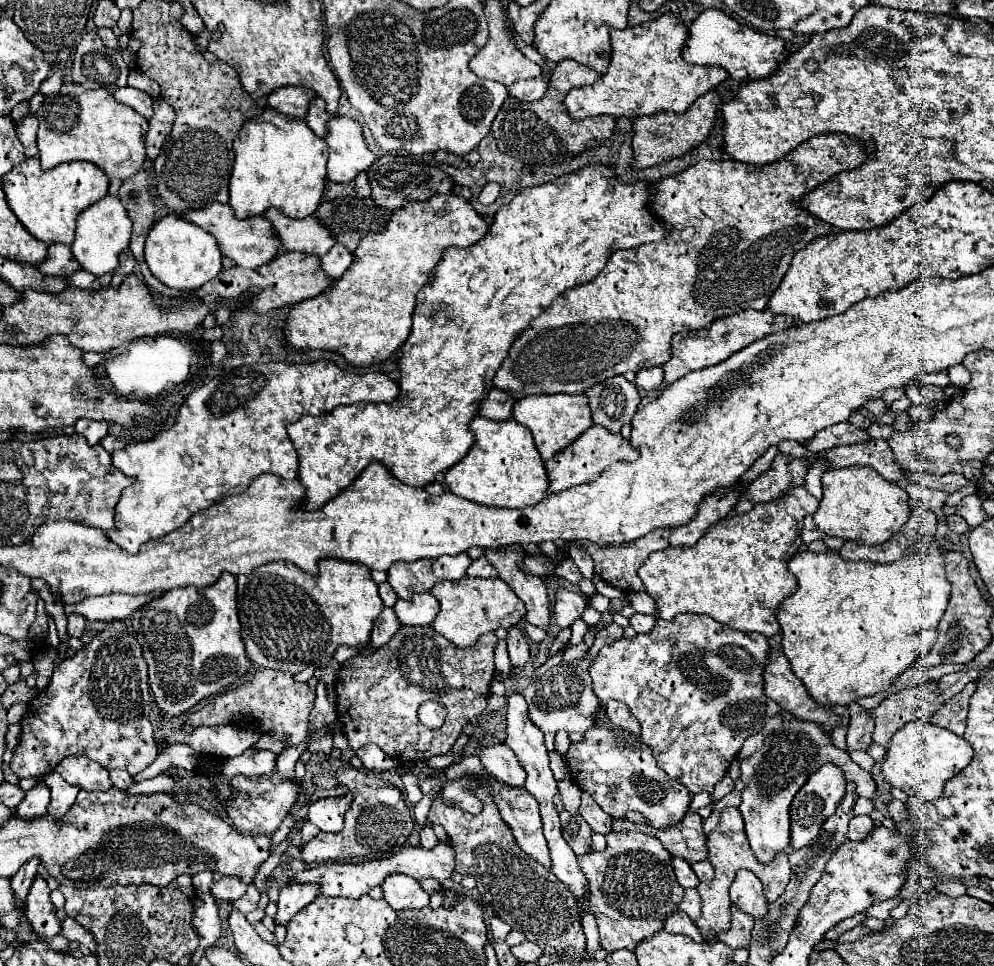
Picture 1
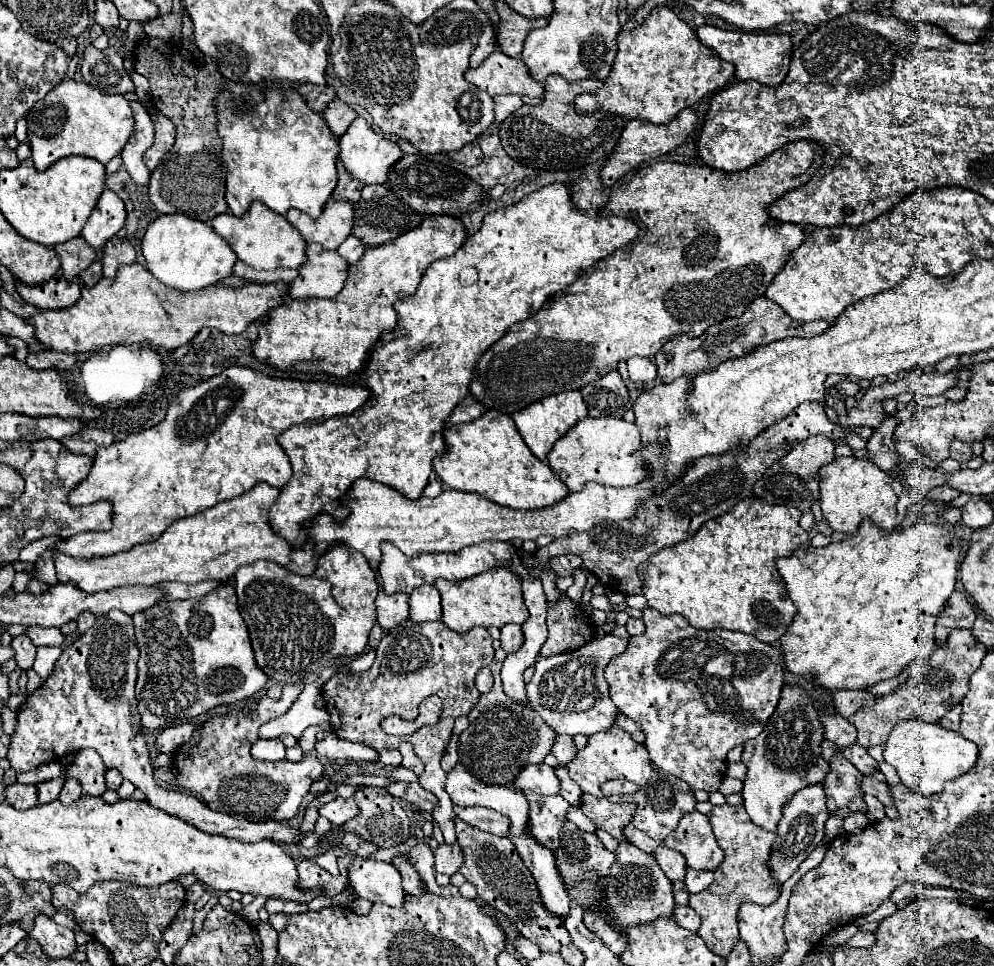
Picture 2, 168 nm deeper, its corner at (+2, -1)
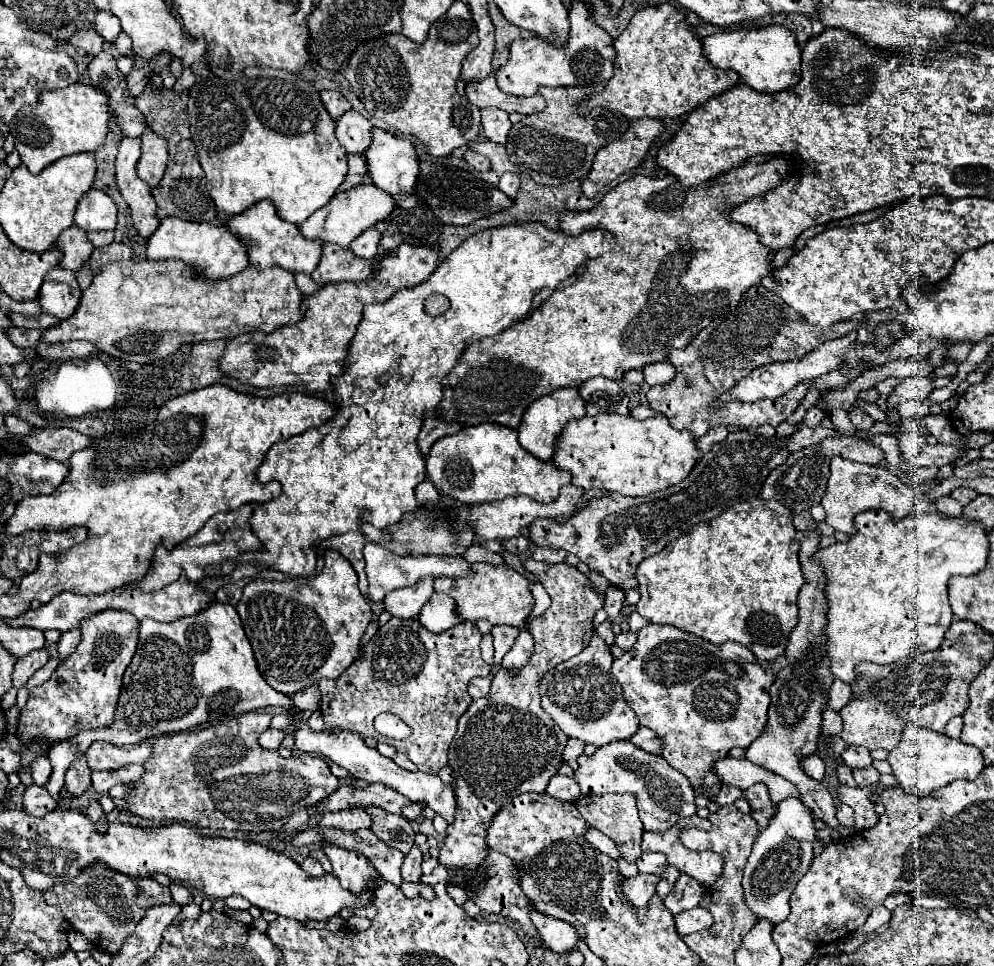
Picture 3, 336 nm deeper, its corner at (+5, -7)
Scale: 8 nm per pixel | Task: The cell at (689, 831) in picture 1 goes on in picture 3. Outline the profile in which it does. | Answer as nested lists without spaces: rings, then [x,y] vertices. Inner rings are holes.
[[[696,814],[688,818],[682,818],[664,836],[644,832],[640,846],[642,846],[644,852],[662,852],[662,854],[666,854],[668,862],[672,866],[676,866],[680,872],[684,872],[688,876],[694,876],[704,886],[710,886],[710,884],[716,882],[716,878],[722,872],[722,858],[716,852],[688,850],[680,842],[680,830],[686,828],[686,826],[696,826],[696,828],[708,830],[711,828],[711,822],[706,818],[700,818]]]

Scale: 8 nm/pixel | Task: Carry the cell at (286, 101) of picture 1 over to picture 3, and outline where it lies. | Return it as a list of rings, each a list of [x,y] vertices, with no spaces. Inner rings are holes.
[[[322,90],[320,92],[320,100],[324,104],[324,108],[328,110],[328,114],[338,120],[346,110],[350,110],[350,102],[340,94],[340,92],[334,92],[334,90]]]

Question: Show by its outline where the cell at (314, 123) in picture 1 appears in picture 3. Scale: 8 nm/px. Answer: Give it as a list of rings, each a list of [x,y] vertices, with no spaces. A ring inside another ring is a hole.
[[[348,110],[336,120],[336,138],[348,154],[362,154],[370,144],[372,124],[362,114]]]

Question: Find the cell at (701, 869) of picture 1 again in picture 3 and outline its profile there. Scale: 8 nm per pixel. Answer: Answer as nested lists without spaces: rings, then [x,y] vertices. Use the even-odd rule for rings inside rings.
[[[682,874],[672,890],[672,896],[668,896],[668,900],[664,900],[664,904],[676,916],[684,910],[698,906],[700,898],[702,898],[702,884],[696,882],[692,876]]]

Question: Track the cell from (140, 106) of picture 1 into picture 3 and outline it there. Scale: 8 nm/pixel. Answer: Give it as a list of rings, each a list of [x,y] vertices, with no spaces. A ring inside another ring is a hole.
[[[124,136],[116,158],[116,180],[122,198],[128,202],[132,210],[134,226],[140,230],[144,238],[148,238],[158,228],[160,220],[156,216],[156,202],[152,198],[150,186],[136,174],[140,152],[142,152],[142,138]]]

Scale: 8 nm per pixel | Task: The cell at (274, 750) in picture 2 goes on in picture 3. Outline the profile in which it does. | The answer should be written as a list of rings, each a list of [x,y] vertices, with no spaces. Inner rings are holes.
[[[268,728],[268,730],[258,738],[258,742],[260,742],[260,746],[262,746],[264,750],[278,750],[282,738],[284,738],[282,732],[272,732],[272,728]]]

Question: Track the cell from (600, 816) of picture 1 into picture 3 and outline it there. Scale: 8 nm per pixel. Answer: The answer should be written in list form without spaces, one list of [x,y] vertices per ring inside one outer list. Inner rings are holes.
[[[604,794],[604,796],[580,796],[576,802],[578,812],[586,818],[586,822],[592,828],[598,828],[600,832],[604,832],[606,836],[610,836],[616,846],[620,848],[620,854],[626,862],[638,862],[638,858],[642,856],[640,850],[640,838],[642,838],[642,824],[638,818],[638,810],[636,810],[636,800],[634,796],[628,794]]]

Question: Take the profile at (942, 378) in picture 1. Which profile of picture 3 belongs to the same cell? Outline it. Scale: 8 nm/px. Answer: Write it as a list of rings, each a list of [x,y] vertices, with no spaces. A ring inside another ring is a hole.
[[[962,342],[962,344],[950,346],[950,348],[948,348],[948,352],[946,352],[948,362],[952,362],[952,364],[958,366],[967,358],[972,347],[972,342]]]

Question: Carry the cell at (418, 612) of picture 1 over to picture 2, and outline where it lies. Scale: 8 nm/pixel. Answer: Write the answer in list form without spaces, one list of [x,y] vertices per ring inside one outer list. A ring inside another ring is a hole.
[[[433,584],[419,586],[411,592],[409,612],[413,622],[431,622],[441,620],[441,596]]]

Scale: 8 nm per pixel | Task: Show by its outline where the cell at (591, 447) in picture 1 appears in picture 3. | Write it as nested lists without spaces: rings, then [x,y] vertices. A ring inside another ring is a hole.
[[[598,414],[584,416],[580,420],[572,420],[564,426],[564,432],[556,440],[552,462],[572,474],[572,484],[580,488],[604,488],[610,492],[620,492],[622,496],[646,496],[668,488],[694,468],[696,460],[702,456],[696,448],[696,438],[688,430],[674,430],[664,416],[652,416],[646,420],[634,420],[632,416],[616,416],[616,414]]]

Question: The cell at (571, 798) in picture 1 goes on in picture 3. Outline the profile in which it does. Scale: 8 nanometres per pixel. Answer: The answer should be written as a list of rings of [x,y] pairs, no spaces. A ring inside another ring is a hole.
[[[588,828],[588,830],[584,832],[584,838],[586,838],[594,848],[598,848],[602,854],[612,856],[614,860],[620,858],[620,852],[618,852],[616,844],[614,844],[606,834],[602,834],[600,830],[596,830],[596,828]]]

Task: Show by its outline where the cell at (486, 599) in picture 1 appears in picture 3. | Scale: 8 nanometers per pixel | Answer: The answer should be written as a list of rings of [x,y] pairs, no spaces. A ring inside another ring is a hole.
[[[478,562],[478,564],[474,564],[474,568],[476,568],[476,576],[434,580],[434,590],[454,598],[456,612],[458,612],[460,620],[464,620],[464,622],[488,620],[494,626],[508,624],[508,626],[520,628],[526,622],[526,618],[534,606],[534,598],[530,594],[530,582],[508,566],[492,566],[492,564]]]

